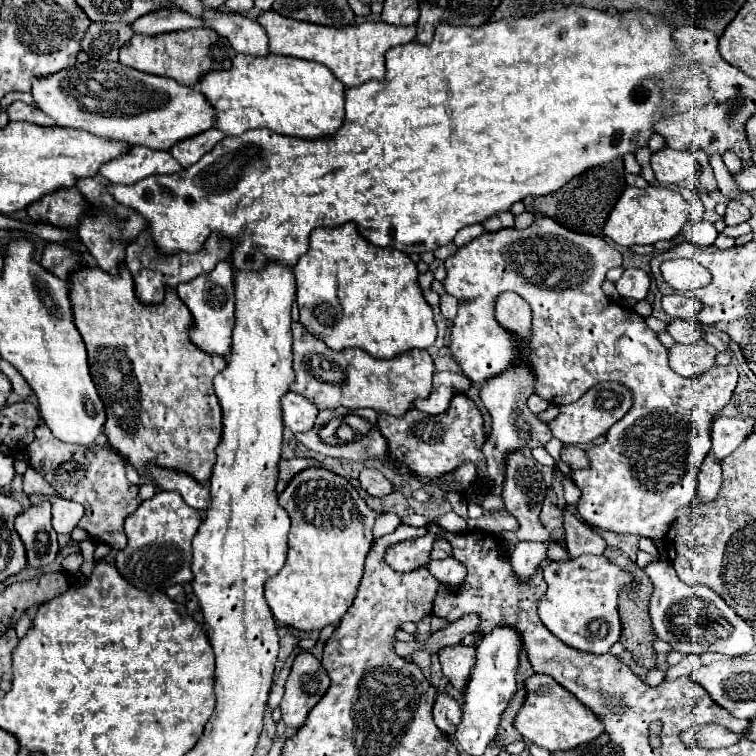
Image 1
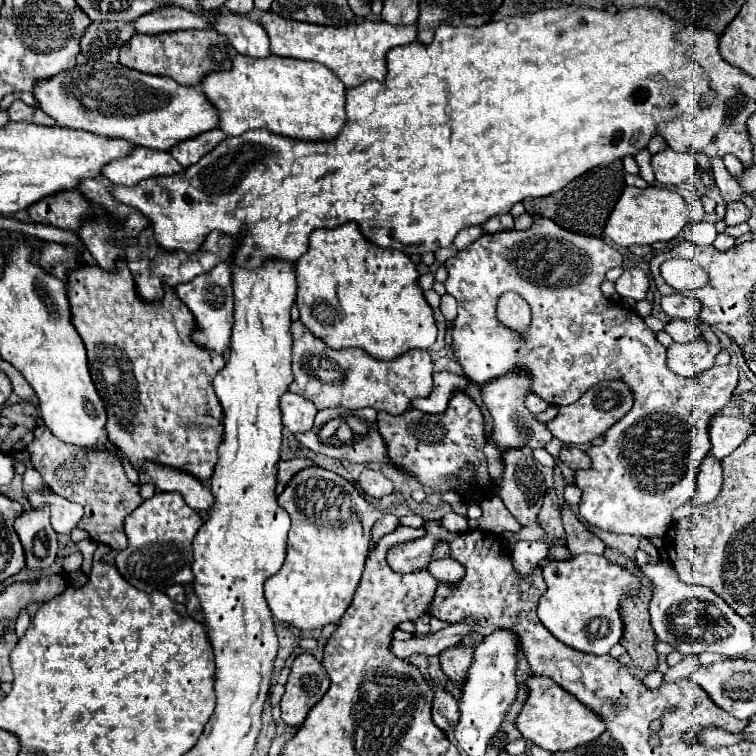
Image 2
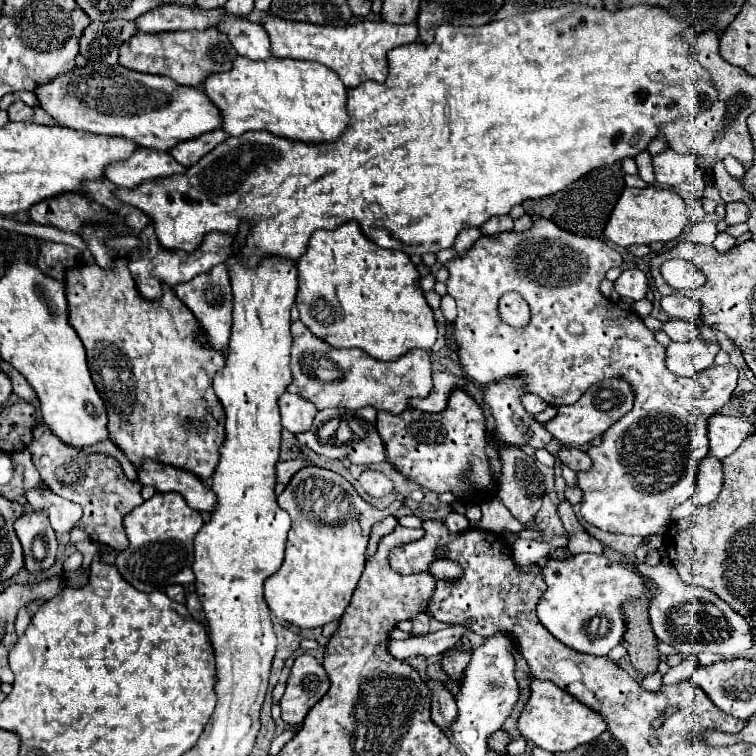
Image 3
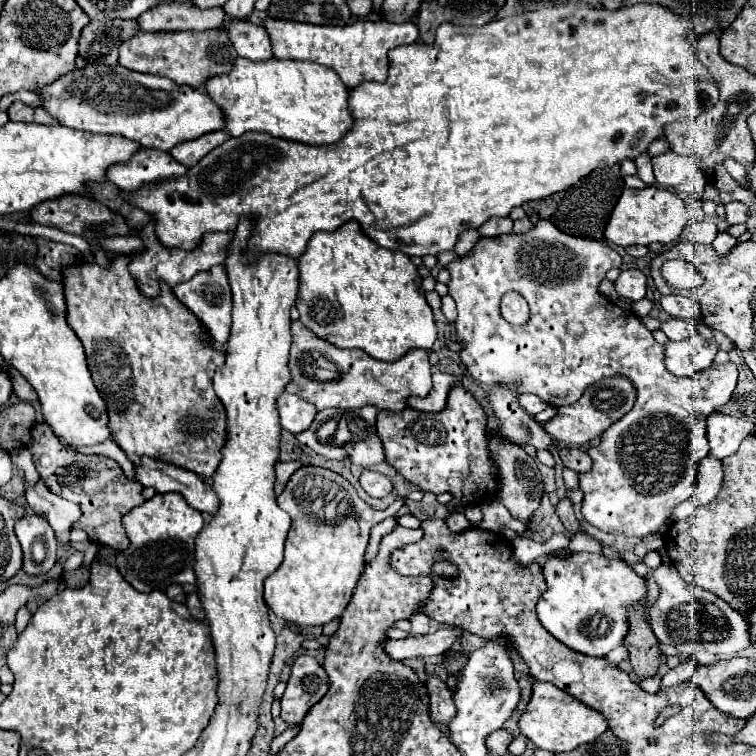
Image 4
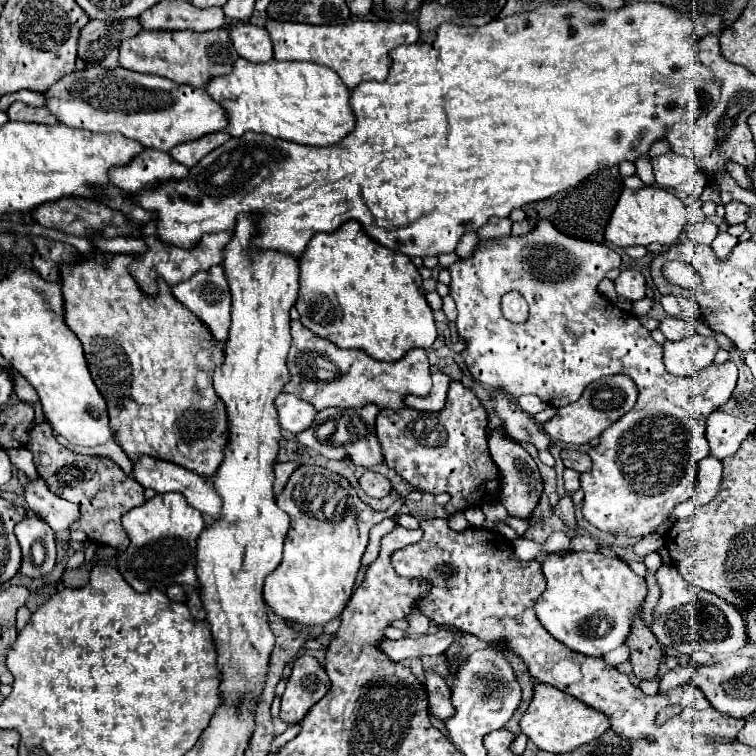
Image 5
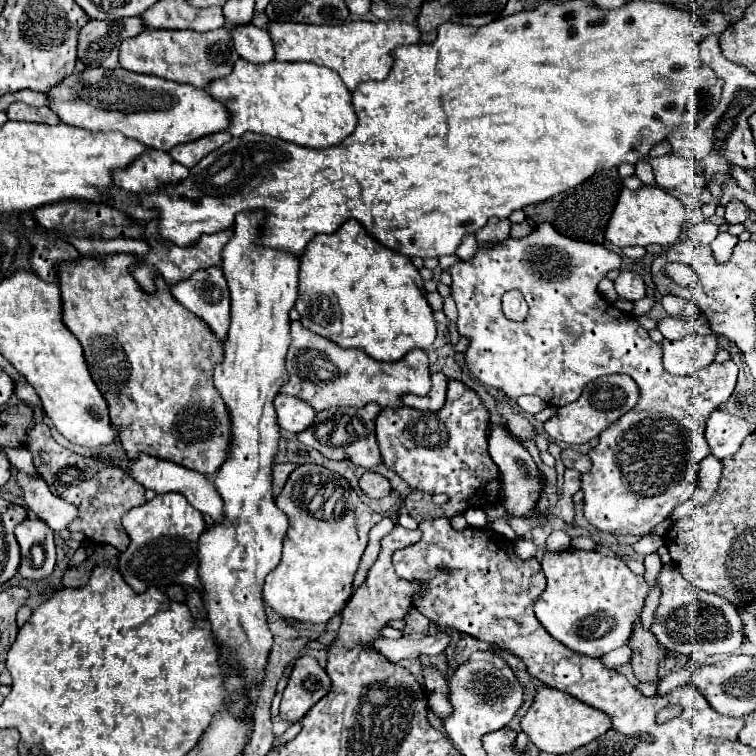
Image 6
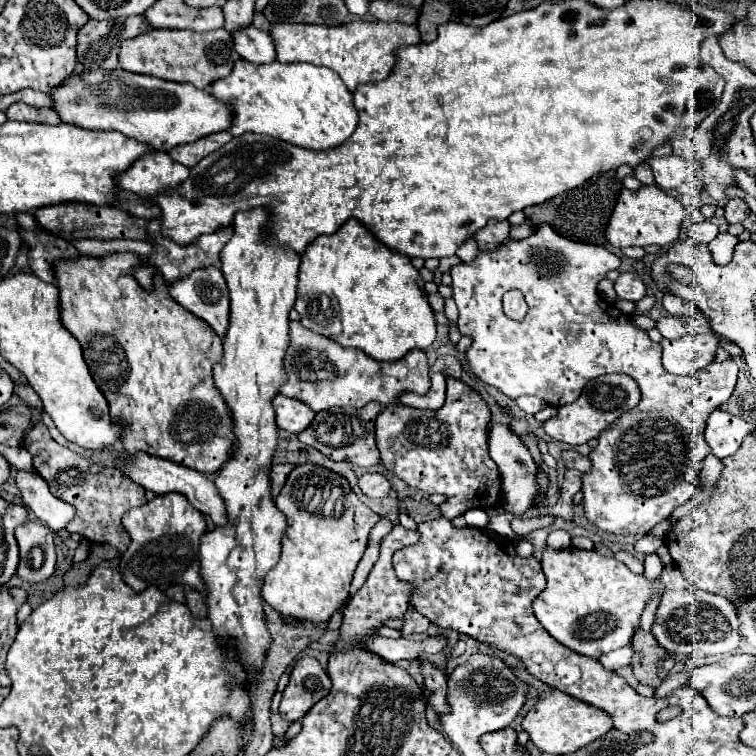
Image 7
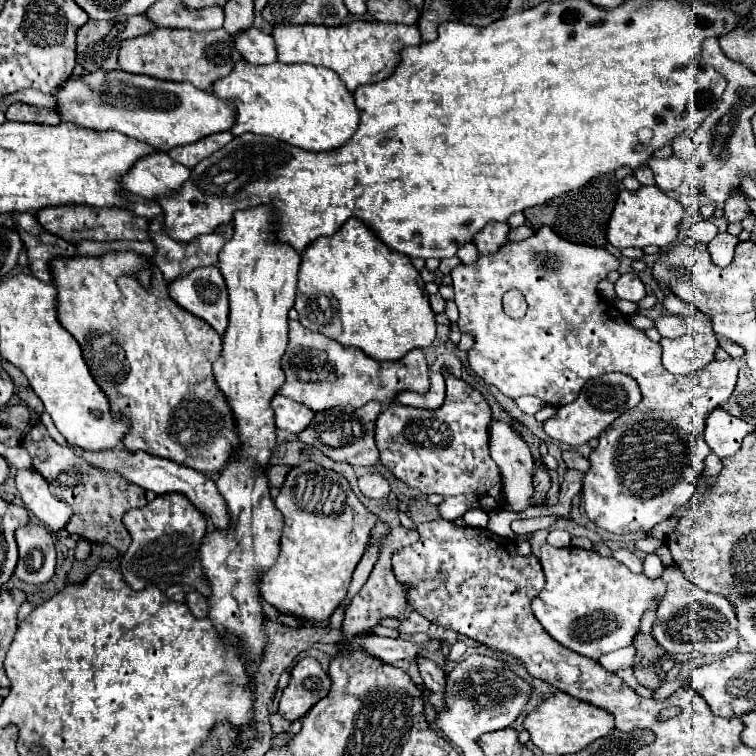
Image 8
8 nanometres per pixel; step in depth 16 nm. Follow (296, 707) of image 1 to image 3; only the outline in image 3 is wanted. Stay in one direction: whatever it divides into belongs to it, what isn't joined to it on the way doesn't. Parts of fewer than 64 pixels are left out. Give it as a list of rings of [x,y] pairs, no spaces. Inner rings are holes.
[[[298,656],[286,682],[286,692],[280,700],[282,720],[290,726],[300,726],[308,710],[322,700],[328,688],[330,680],[322,664],[318,664],[314,656]]]

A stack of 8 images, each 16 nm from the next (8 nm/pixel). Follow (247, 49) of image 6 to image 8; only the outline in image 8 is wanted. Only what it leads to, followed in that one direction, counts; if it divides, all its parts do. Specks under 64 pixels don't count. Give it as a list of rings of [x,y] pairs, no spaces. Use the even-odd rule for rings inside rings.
[[[250,28],[250,30],[244,30],[242,34],[238,34],[236,46],[242,52],[244,60],[250,64],[264,66],[264,64],[274,64],[278,60],[274,38],[256,28]]]

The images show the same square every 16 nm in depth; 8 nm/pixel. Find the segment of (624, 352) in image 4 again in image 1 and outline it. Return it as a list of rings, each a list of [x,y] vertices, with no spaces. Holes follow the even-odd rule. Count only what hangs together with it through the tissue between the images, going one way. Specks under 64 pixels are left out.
[[[536,216],[534,224],[524,230],[484,232],[446,260],[448,276],[444,288],[458,298],[450,350],[462,372],[474,384],[500,376],[508,368],[526,366],[534,376],[534,392],[554,406],[576,402],[590,388],[590,382],[628,384],[634,402],[630,412],[606,432],[604,444],[586,450],[590,468],[572,472],[574,484],[582,490],[578,514],[600,530],[664,538],[674,522],[674,512],[696,502],[698,470],[712,448],[710,422],[730,402],[738,382],[738,370],[732,364],[714,366],[696,378],[682,378],[672,372],[668,366],[668,350],[658,342],[656,332],[646,326],[644,318],[604,296],[600,286],[606,280],[606,272],[614,266],[622,266],[622,254],[604,238],[570,232],[546,216]],[[506,290],[520,294],[532,308],[532,328],[526,340],[500,326],[494,316],[496,298]]]

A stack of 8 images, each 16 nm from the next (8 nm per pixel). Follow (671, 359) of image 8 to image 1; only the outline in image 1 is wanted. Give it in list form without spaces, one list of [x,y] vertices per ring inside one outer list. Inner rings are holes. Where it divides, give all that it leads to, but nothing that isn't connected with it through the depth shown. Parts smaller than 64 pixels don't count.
[[[696,342],[696,344],[674,344],[668,350],[668,364],[670,368],[686,378],[694,378],[714,366],[714,356],[718,350],[710,346],[708,342]]]

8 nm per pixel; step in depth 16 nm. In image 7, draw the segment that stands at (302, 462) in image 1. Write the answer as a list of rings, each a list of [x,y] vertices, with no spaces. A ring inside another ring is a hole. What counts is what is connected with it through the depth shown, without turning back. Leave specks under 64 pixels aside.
[[[284,464],[284,466],[272,466],[270,468],[270,486],[272,486],[272,496],[276,498],[284,486],[284,480],[288,476],[288,472],[292,470],[294,466],[290,464]]]

